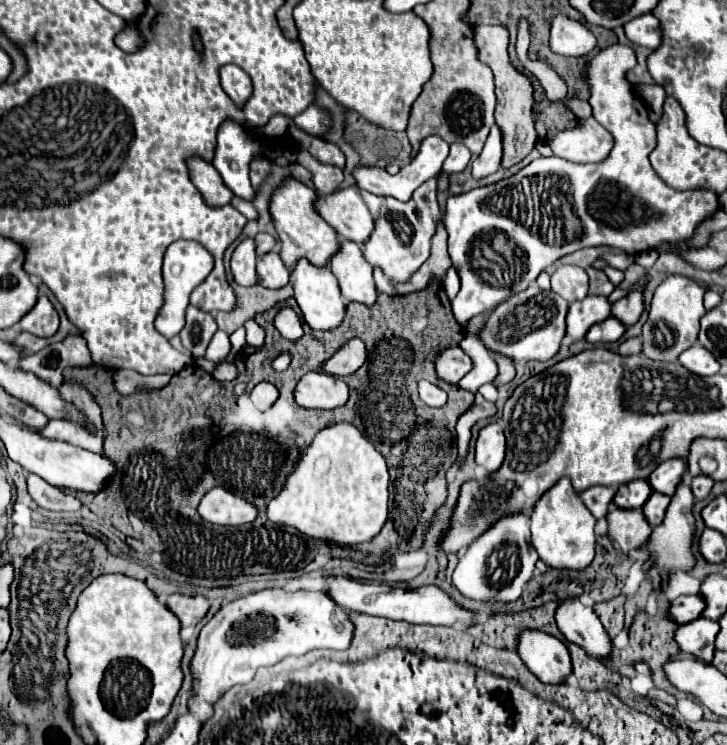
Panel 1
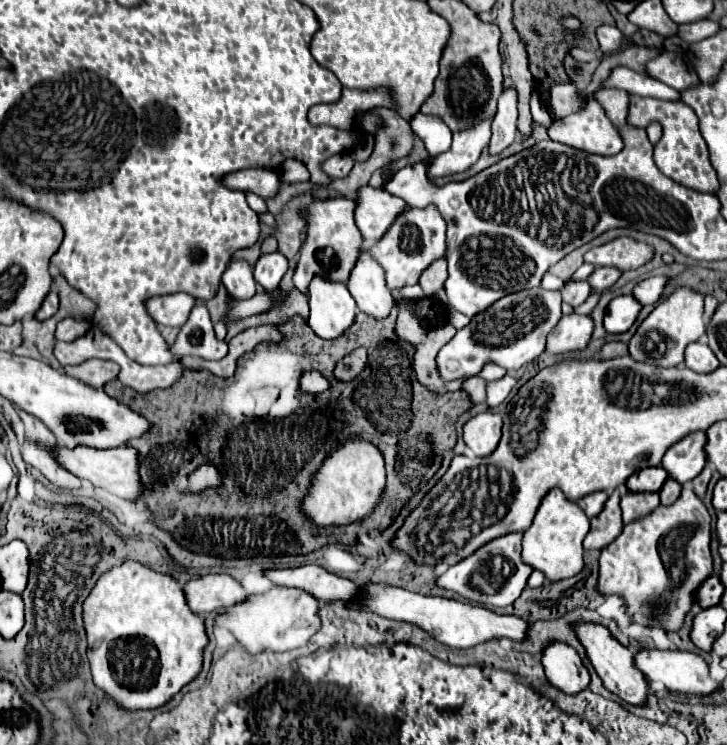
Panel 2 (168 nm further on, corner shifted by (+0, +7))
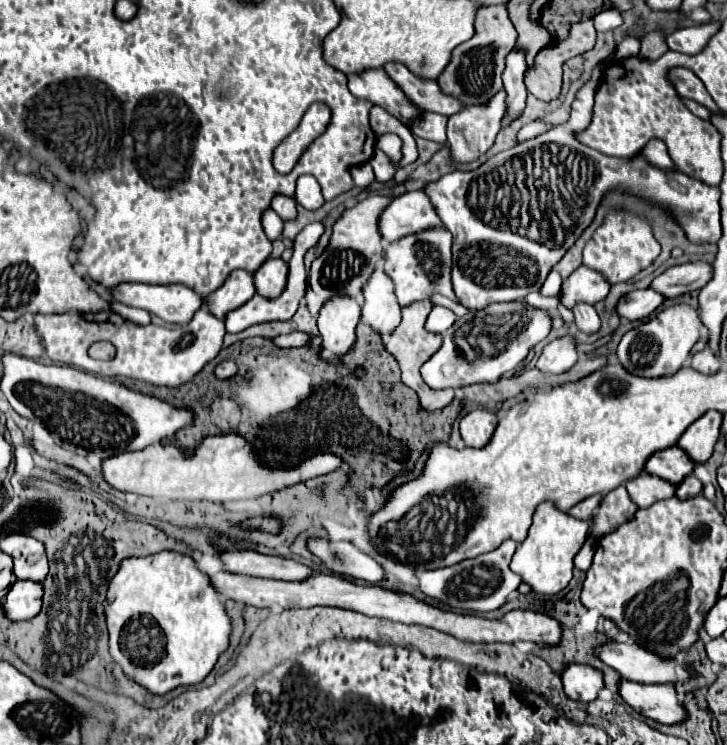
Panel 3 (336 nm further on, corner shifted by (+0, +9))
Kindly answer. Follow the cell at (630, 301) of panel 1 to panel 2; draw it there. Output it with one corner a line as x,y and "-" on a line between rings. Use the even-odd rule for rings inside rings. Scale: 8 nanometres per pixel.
648,277
632,289
632,295
634,295
634,299
638,299
638,303
652,305
660,299
666,281
668,281
668,277

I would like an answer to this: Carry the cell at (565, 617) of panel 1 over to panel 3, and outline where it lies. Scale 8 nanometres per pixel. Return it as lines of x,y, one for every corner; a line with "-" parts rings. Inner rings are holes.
622,679
620,695
634,711
664,725
676,725
688,717
682,701
676,695
674,683
644,685

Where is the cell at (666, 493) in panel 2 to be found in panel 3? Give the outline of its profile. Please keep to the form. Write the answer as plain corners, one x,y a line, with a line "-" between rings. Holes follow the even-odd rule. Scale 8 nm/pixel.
688,475
686,481
682,481
676,489
676,497
680,497
680,499
690,499
700,493
702,493
702,481
696,479
694,475

